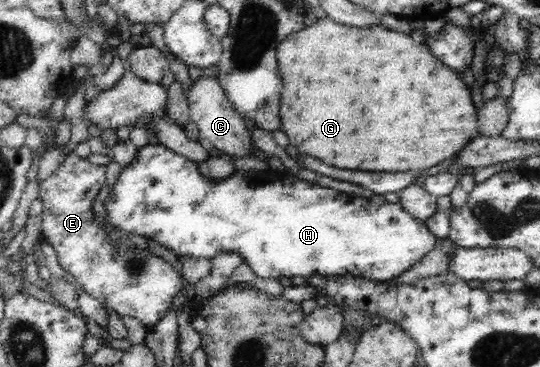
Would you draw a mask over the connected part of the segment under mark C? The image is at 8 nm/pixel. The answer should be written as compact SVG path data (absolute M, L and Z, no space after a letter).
M217 75L203 79L191 80L189 92L186 94L190 119L199 128L198 142L207 150L213 147L221 153L227 153L231 157L247 157L253 151L251 145L252 134L245 127L244 117L234 110L233 104L225 95L225 90L219 83Z

